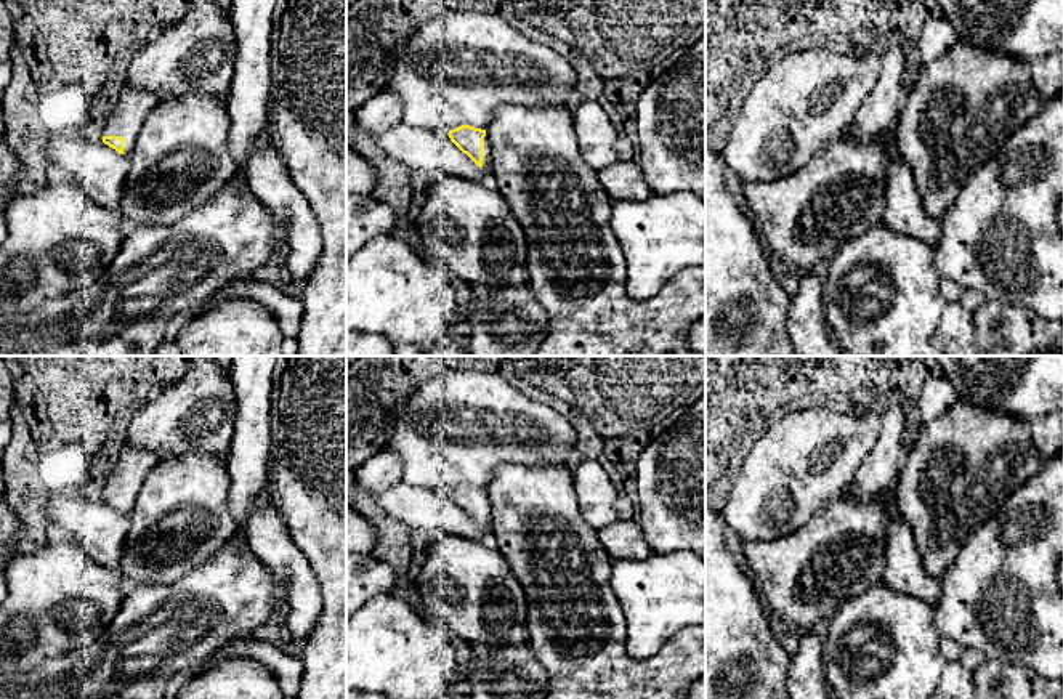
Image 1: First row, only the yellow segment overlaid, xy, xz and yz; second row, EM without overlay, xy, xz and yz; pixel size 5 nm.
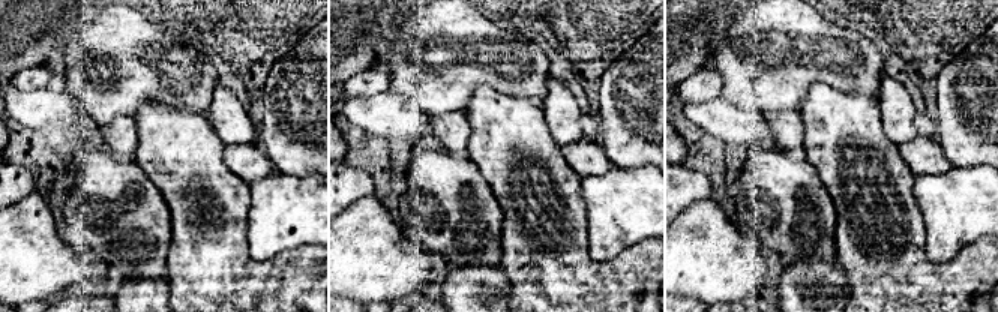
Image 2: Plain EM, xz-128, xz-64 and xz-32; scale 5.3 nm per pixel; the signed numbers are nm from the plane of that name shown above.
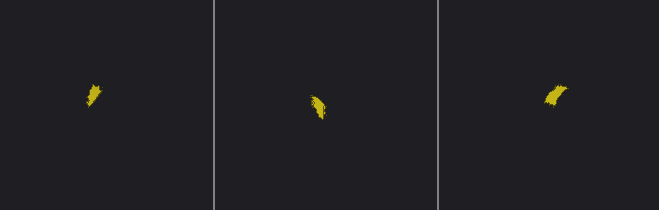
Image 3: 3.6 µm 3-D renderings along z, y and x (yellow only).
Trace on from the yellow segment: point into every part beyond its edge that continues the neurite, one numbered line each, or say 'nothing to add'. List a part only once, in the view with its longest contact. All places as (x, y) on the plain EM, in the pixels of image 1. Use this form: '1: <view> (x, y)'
1: xy (127, 476)

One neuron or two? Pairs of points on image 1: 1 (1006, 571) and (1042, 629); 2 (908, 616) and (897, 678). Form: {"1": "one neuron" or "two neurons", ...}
{"1": "one neuron", "2": "one neuron"}

